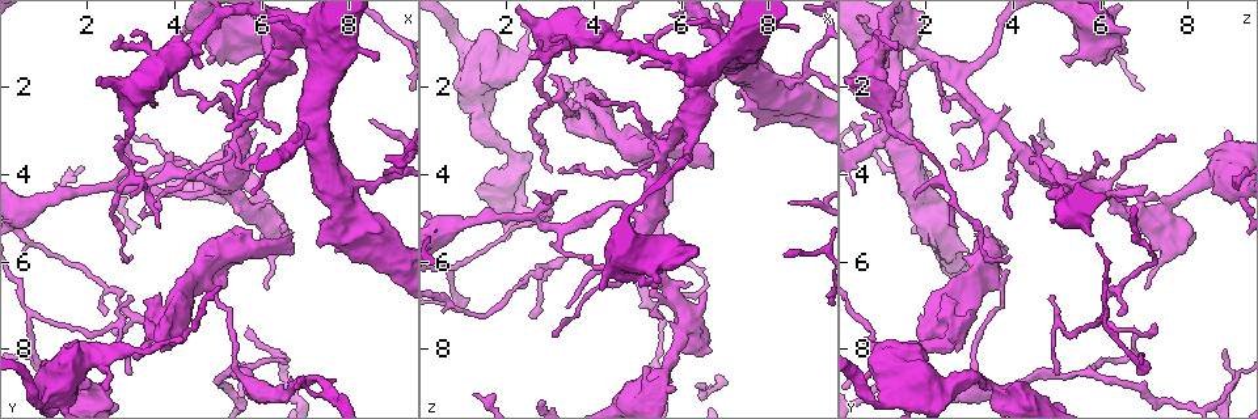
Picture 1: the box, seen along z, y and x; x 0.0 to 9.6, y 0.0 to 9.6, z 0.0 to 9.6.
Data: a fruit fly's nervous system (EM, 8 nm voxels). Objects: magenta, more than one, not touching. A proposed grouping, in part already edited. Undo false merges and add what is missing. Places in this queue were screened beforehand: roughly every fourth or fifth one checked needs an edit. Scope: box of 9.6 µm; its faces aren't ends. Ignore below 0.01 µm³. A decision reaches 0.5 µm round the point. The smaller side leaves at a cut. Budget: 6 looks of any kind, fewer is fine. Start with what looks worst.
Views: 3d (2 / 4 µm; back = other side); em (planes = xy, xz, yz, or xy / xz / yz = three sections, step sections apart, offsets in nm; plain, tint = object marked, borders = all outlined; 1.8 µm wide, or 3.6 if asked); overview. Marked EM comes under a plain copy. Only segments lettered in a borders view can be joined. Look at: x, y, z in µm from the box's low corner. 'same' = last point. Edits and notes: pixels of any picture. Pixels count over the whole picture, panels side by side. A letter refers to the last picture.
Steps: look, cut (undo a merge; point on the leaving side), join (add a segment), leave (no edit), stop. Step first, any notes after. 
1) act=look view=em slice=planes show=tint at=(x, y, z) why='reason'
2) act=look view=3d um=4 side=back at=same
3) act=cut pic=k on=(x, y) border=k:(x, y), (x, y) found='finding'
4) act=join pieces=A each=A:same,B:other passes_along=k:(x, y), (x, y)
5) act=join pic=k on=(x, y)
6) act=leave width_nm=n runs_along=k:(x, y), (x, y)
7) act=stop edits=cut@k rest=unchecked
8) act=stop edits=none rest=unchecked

act=look view=3d um=4 at=(7.70, 5.75, 2.95) why='stops while still wide'

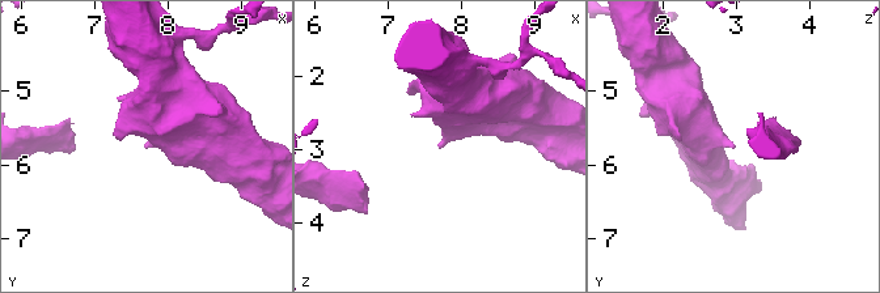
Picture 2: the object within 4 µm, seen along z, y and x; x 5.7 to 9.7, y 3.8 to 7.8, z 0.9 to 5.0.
act=look view=em um=3.6 slice=yz step=16 show=borders at=(7.75, 5.75, 2.95)

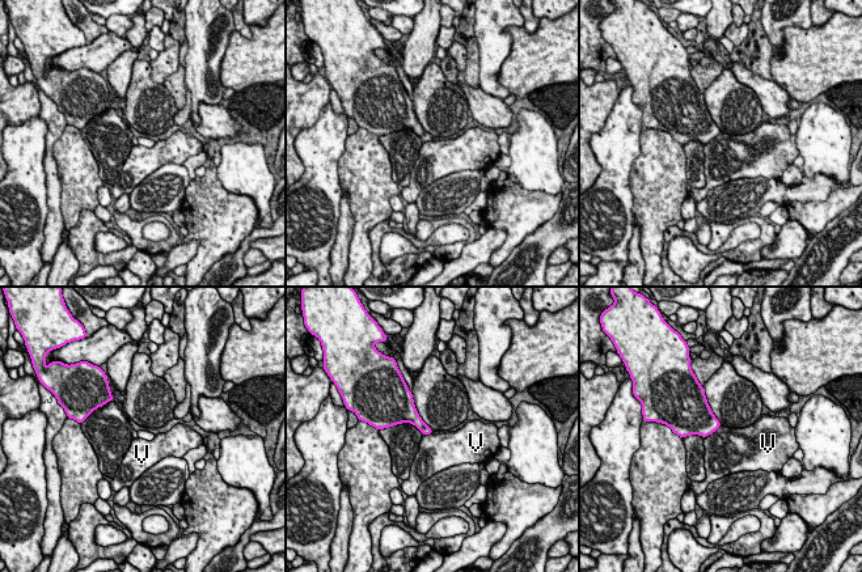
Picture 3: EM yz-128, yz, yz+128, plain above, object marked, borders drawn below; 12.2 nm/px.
act=look view=em um=3.6 slice=planes show=borders at=same why='another direction'

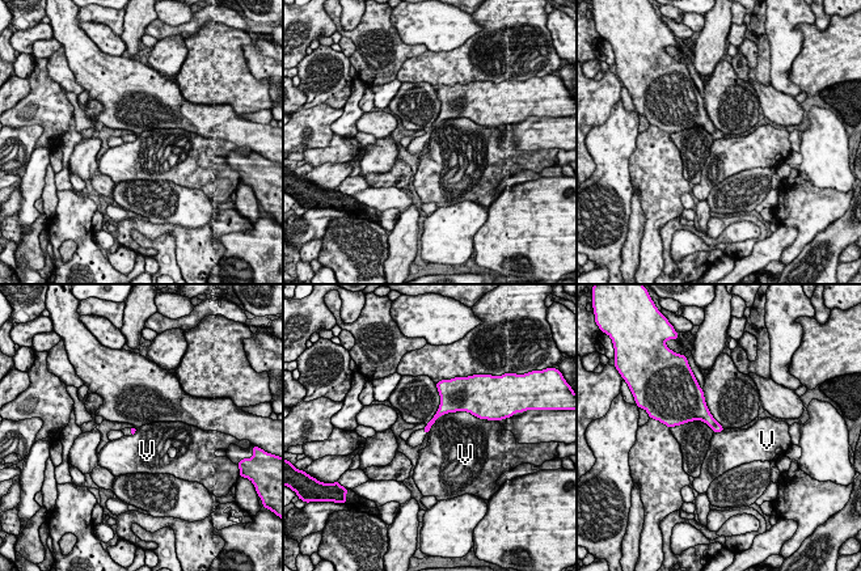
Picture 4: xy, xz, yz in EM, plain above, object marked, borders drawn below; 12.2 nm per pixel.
act=leave each=V:other border=4:(472, 414), (444, 413), (429, 434) found='none of them fits'

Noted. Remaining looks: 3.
act=look view=3d um=4 at=(2.45, 8.35, 1.20) why='calibre changes'

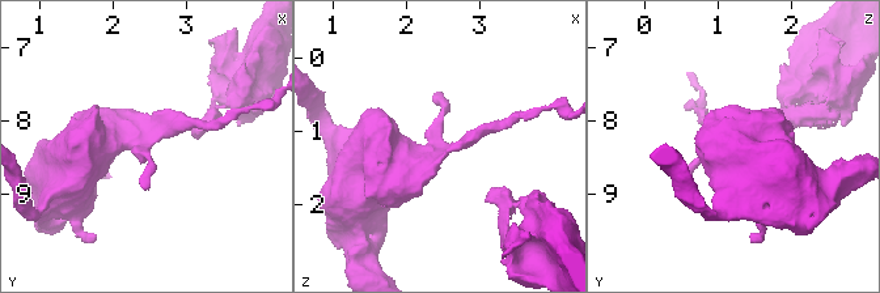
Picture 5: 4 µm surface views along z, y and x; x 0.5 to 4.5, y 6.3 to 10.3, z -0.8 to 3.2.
act=look view=em slice=planes show=borders at=(2.35, 8.35, 1.25) why='shape alone is not enough'

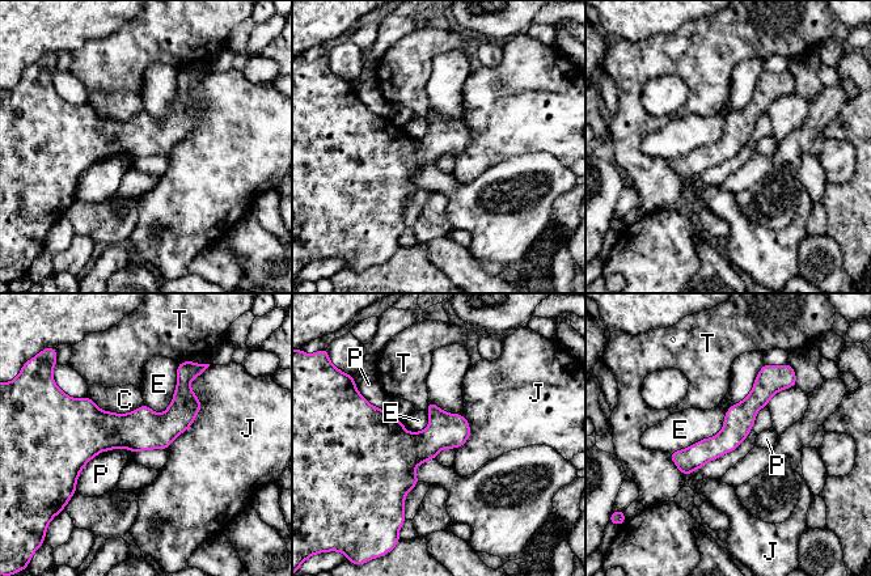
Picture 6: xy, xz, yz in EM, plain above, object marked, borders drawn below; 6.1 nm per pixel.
act=leave each=C:other,E:other,J:other,P:other,T:other border=6:(764, 363), (715, 435), (669, 453) found='continuous, no second cell'

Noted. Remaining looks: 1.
act=stop edits=none rest=unchecked

